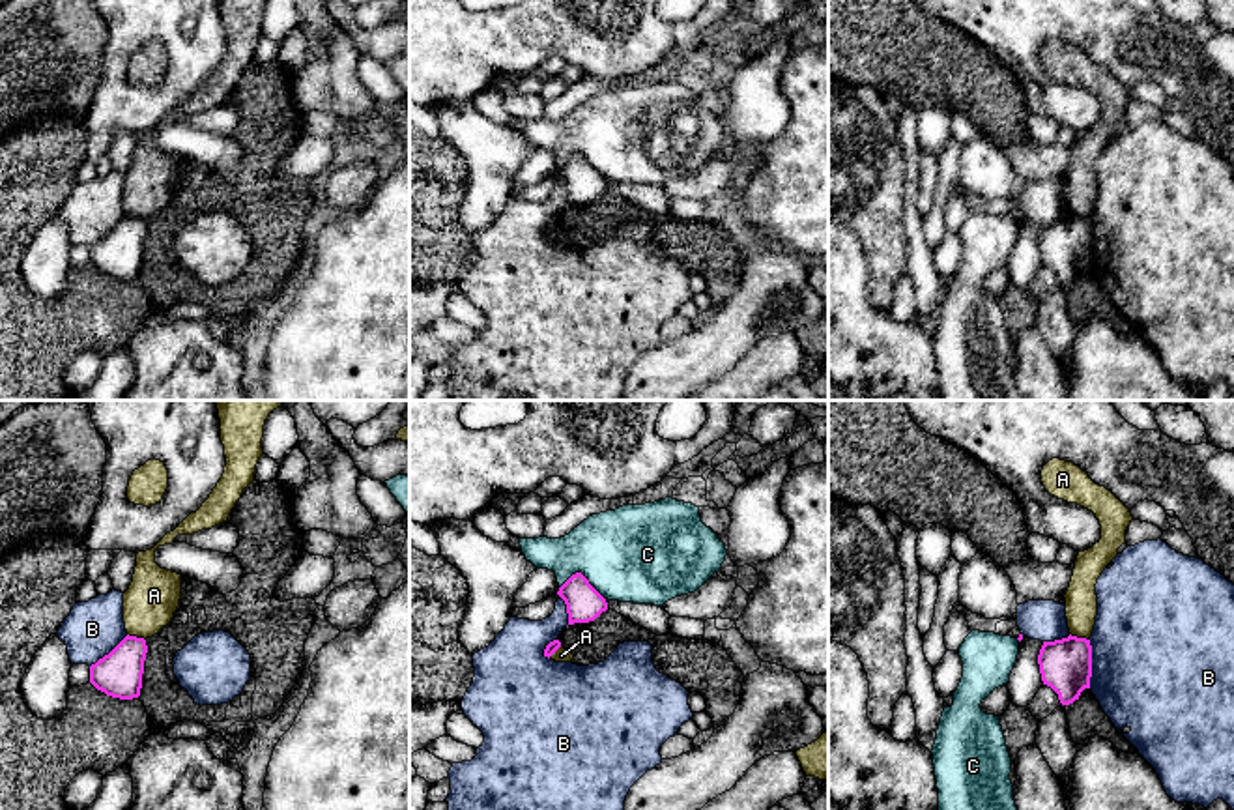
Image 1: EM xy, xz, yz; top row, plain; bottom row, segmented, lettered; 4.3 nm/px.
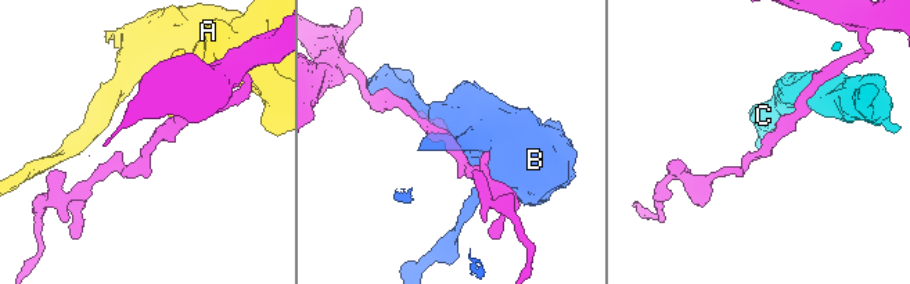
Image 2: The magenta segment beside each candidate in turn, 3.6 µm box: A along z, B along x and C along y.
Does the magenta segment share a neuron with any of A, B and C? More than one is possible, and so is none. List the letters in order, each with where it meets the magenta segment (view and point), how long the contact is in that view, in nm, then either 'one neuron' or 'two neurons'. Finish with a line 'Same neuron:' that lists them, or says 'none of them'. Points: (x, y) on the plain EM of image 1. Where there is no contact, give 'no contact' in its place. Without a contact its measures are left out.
A: contact xy (135, 217); length 90 nm; two neurons
B: contact yz (1090, 244); length 220 nm; two neurons
C: contact xz (584, 158); length 200 nm; two neurons
Same neuron: none of them

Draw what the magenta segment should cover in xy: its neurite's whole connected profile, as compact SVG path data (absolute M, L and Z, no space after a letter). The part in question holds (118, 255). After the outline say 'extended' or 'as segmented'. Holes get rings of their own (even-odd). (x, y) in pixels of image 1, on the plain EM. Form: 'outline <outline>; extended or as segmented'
outline M127 215L108 236L90 247L90 264L112 279L138 279L146 234L146 221Z; as segmented

